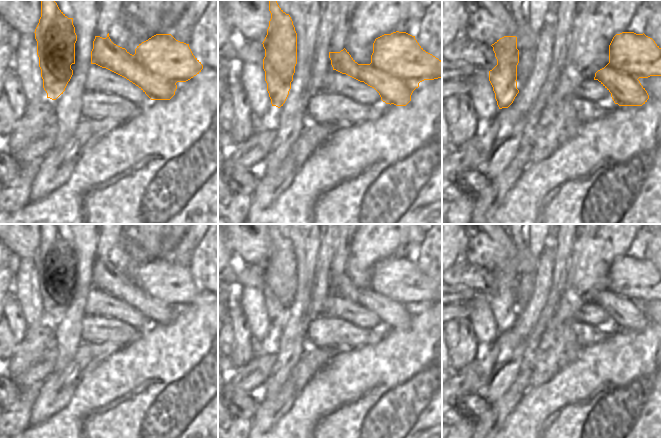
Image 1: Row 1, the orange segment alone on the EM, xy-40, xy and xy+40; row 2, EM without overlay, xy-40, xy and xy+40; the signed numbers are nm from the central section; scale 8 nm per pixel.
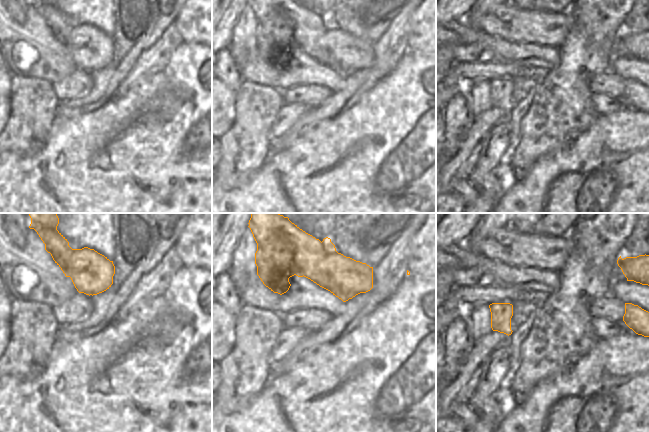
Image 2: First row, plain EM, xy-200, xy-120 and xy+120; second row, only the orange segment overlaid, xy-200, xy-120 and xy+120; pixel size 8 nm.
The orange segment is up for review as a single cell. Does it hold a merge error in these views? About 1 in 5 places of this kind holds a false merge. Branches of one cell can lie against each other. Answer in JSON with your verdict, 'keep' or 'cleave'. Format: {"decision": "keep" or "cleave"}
{"decision": "cleave"}

